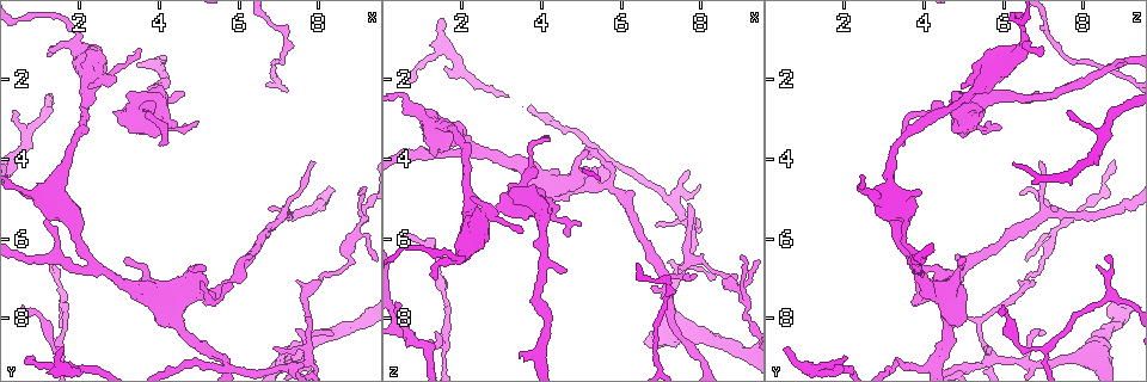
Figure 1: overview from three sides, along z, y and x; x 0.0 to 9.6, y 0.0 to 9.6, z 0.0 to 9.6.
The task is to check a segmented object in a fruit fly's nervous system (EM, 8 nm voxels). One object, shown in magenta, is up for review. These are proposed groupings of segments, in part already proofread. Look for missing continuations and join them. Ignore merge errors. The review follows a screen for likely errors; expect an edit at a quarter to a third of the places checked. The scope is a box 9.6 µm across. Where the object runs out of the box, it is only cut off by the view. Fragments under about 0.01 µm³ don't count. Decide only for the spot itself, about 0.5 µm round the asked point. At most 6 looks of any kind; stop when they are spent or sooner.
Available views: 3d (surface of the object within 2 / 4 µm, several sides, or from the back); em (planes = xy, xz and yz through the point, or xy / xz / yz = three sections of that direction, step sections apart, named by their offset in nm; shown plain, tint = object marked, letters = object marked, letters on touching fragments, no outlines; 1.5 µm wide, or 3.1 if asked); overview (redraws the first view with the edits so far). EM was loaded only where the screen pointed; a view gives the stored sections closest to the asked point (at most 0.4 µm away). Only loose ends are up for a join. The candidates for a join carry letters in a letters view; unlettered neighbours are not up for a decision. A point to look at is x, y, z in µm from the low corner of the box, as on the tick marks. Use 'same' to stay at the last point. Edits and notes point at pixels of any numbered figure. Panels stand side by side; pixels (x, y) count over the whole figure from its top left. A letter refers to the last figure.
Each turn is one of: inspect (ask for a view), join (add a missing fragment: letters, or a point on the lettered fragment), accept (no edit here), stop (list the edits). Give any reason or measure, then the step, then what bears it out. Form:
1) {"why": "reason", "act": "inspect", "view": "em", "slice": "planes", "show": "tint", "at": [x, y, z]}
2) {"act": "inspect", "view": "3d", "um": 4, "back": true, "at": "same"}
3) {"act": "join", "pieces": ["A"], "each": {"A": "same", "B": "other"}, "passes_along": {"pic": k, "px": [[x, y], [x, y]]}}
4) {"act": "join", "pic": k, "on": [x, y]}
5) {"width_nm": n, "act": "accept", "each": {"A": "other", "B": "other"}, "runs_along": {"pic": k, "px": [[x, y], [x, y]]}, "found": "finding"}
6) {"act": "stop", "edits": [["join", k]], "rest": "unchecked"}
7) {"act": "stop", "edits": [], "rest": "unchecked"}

{"why": "an open end", "act": "inspect", "view": "em", "slice": "planes", "show": "tint", "at": [5.15, 6.75, 3.80]}

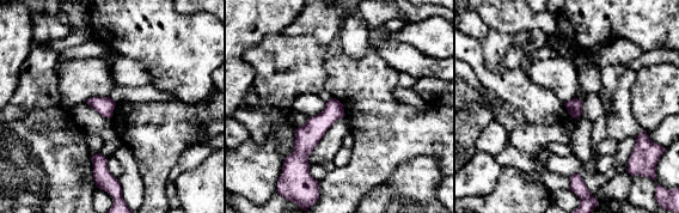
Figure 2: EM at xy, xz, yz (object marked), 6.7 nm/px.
{"why": "see the neighbours", "act": "inspect", "view": "em", "slice": "planes", "show": "letters", "at": "same"}

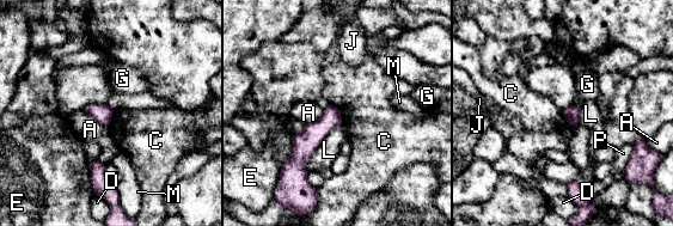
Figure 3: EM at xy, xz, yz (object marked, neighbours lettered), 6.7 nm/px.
{"longest_contact_nm": ["L", 400], "act": "accept", "each": {"A": "other", "C": "other", "D": "other", "E": "other", "G": "other", "J": "other", "L": "other", "M": "other", "P": "other"}, "runs_along": {"pic": 3, "px": [[332, 109], [304, 145], [300, 173]]}, "found": "none of them fits"}

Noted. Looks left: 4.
{"act": "inspect", "view": "3d", "um": 4, "at": [3.20, 6.50, 5.00]}

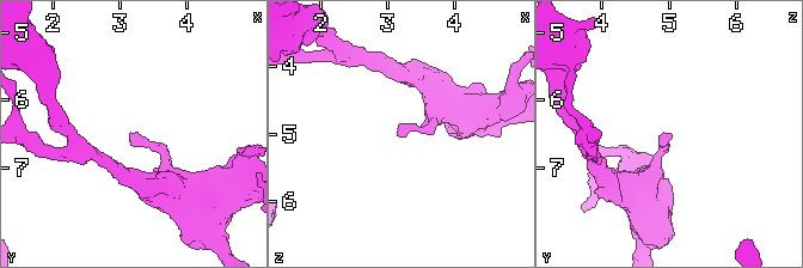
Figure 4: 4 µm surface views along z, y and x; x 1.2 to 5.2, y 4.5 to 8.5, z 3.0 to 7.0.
{"why": "now the EM", "act": "inspect", "view": "em", "slice": "yz", "step": 4, "show": "tint", "at": [3.10, 6.50, 5.05]}

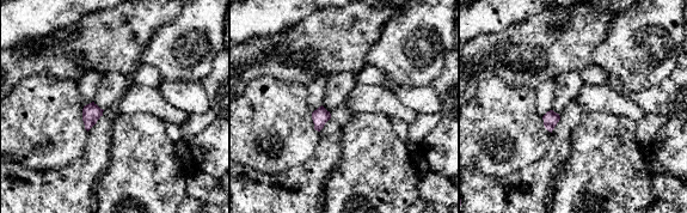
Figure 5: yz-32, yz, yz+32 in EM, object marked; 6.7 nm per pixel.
{"act": "inspect", "view": "em", "slice": "planes", "show": "letters", "at": "same"}

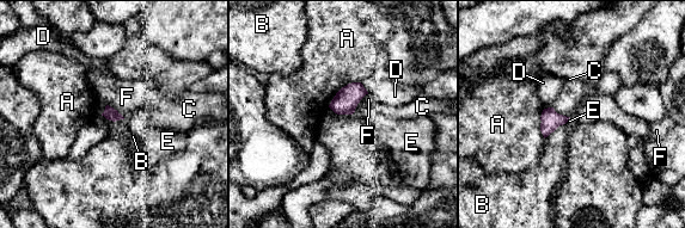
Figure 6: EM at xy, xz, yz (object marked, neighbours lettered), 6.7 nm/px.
{"width_nm": 90, "act": "accept", "each": {"A": "other", "B": "other", "C": "other", "D": "other", "E": "other", "F": "other"}, "border": {"pic": 6, "px": [[360, 81], [344, 85], [328, 106]]}, "found": "none of them fits"}

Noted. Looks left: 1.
{"act": "stop", "edits": [], "rest": "unchecked"}

